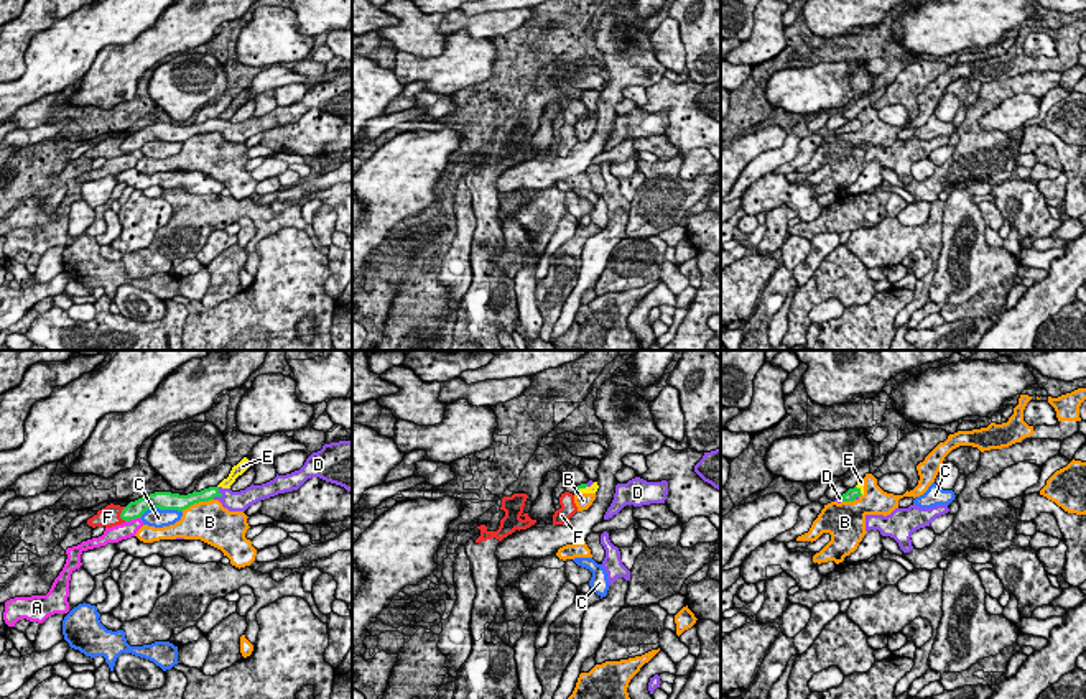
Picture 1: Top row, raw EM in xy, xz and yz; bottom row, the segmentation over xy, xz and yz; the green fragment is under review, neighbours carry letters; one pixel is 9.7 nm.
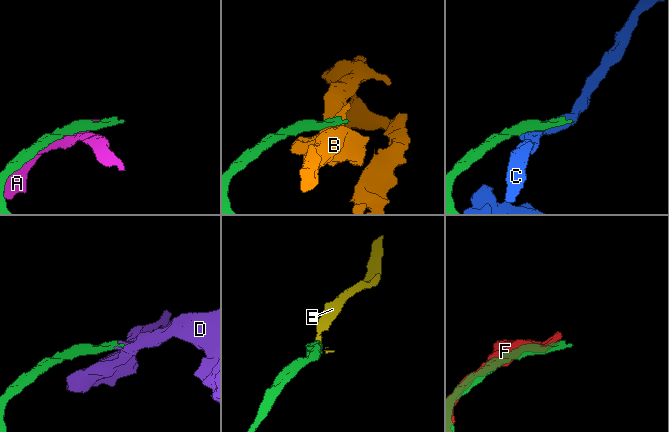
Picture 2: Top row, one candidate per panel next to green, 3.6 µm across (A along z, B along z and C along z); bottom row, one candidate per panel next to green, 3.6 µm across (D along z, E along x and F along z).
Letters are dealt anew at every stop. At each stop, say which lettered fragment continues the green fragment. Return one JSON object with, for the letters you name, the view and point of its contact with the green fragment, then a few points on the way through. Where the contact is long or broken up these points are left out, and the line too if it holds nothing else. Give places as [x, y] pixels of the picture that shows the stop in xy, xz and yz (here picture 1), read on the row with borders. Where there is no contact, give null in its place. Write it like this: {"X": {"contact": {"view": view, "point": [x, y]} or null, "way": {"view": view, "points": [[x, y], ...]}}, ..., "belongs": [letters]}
{"D": {"contact": {"view": "xy", "point": [219, 494]}, "way": {"view": "xy", "points": [[208, 494], [219, 494], [231, 500], [241, 500]]}}, "belongs": ["D"]}

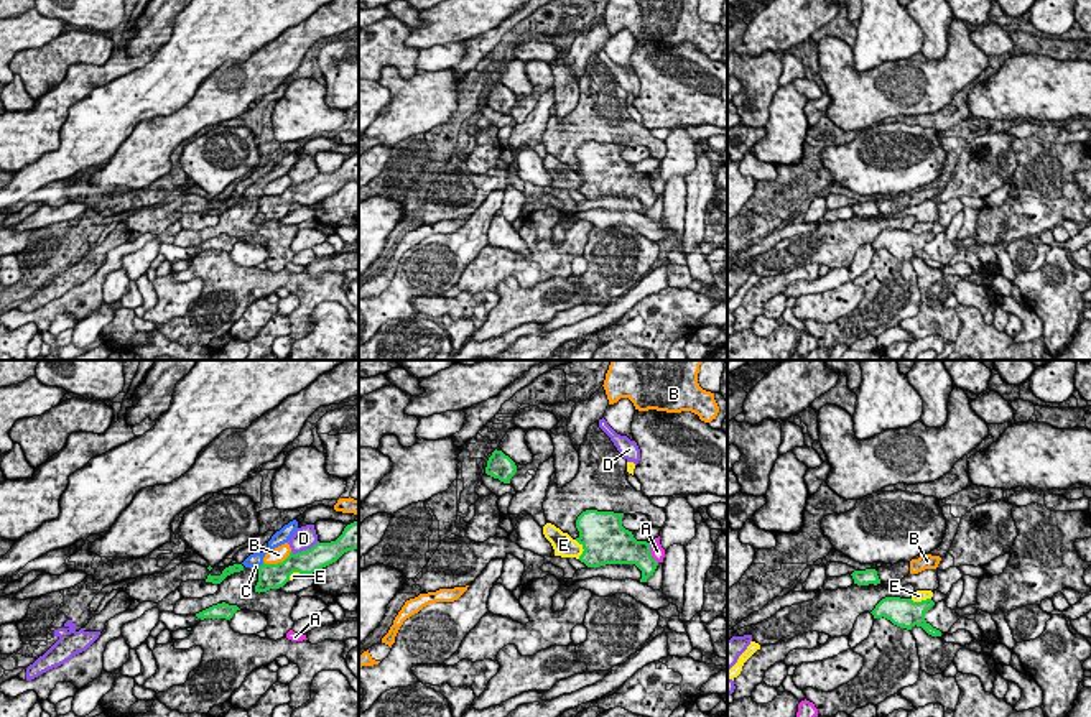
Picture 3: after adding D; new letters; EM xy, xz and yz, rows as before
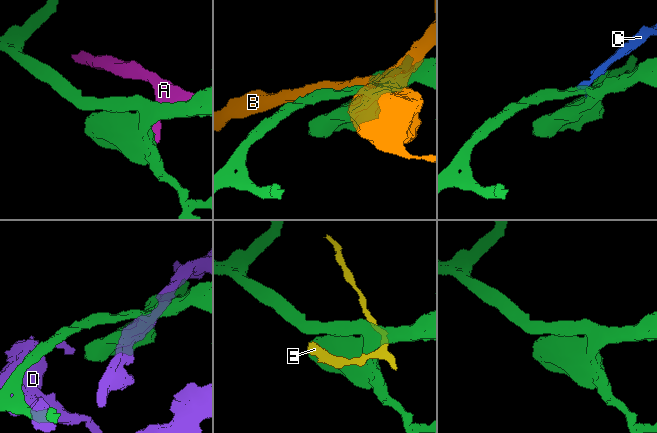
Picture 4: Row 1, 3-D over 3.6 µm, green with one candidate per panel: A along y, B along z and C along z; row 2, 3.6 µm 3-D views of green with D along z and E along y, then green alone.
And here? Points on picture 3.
{"belongs": []}

